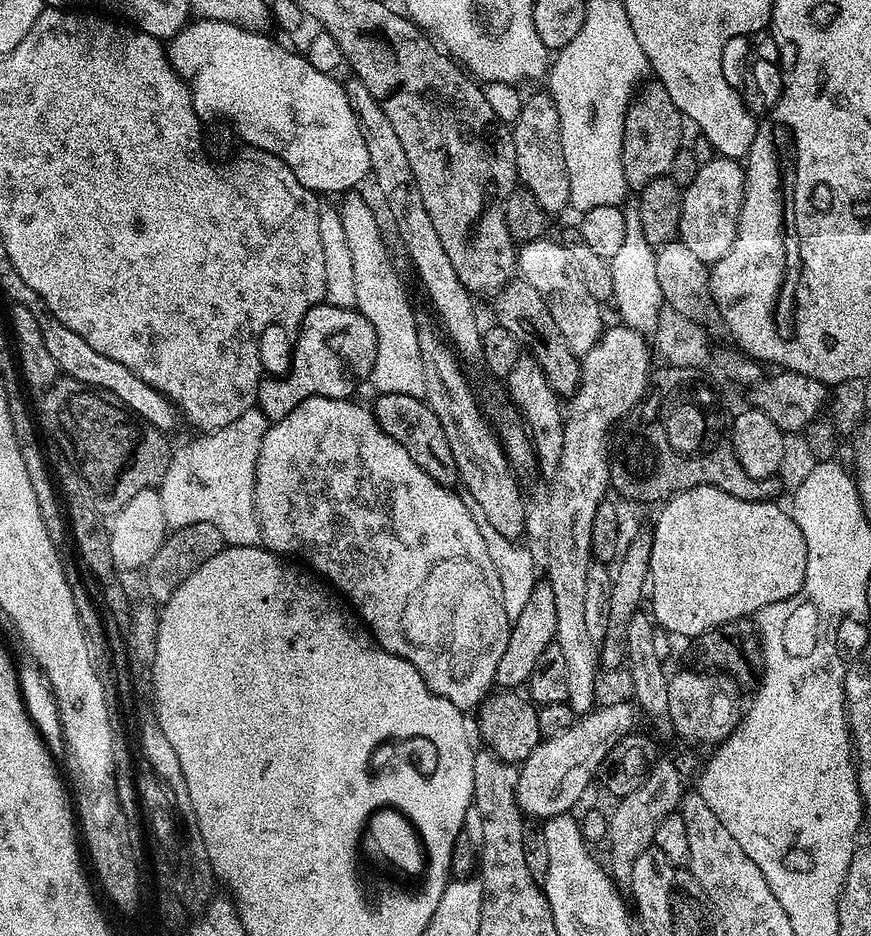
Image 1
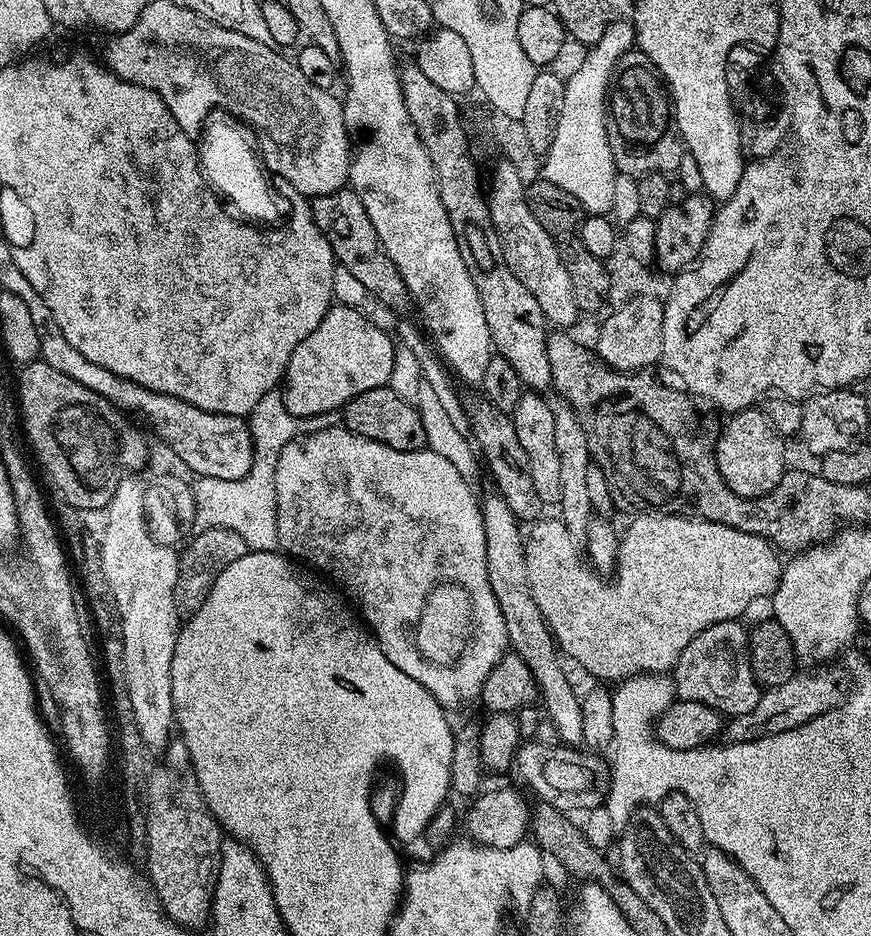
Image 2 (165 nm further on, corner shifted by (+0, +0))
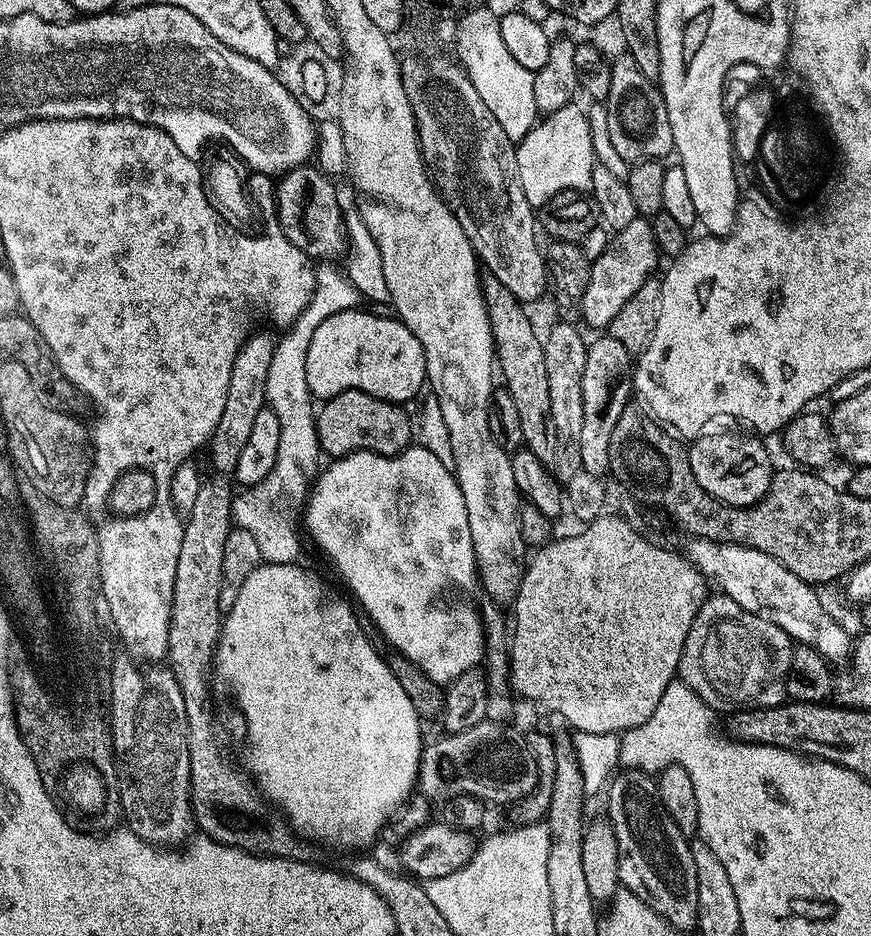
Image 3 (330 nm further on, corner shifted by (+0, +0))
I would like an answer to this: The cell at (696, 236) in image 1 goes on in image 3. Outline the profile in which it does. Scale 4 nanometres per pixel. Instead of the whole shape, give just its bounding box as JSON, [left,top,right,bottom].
[578,218,662,330]

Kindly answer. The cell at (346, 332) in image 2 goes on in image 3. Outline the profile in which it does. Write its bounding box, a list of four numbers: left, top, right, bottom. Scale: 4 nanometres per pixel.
[306,311,426,405]

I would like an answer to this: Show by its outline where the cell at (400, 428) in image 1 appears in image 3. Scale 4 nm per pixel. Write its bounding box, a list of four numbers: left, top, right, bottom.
[316,390,414,458]

